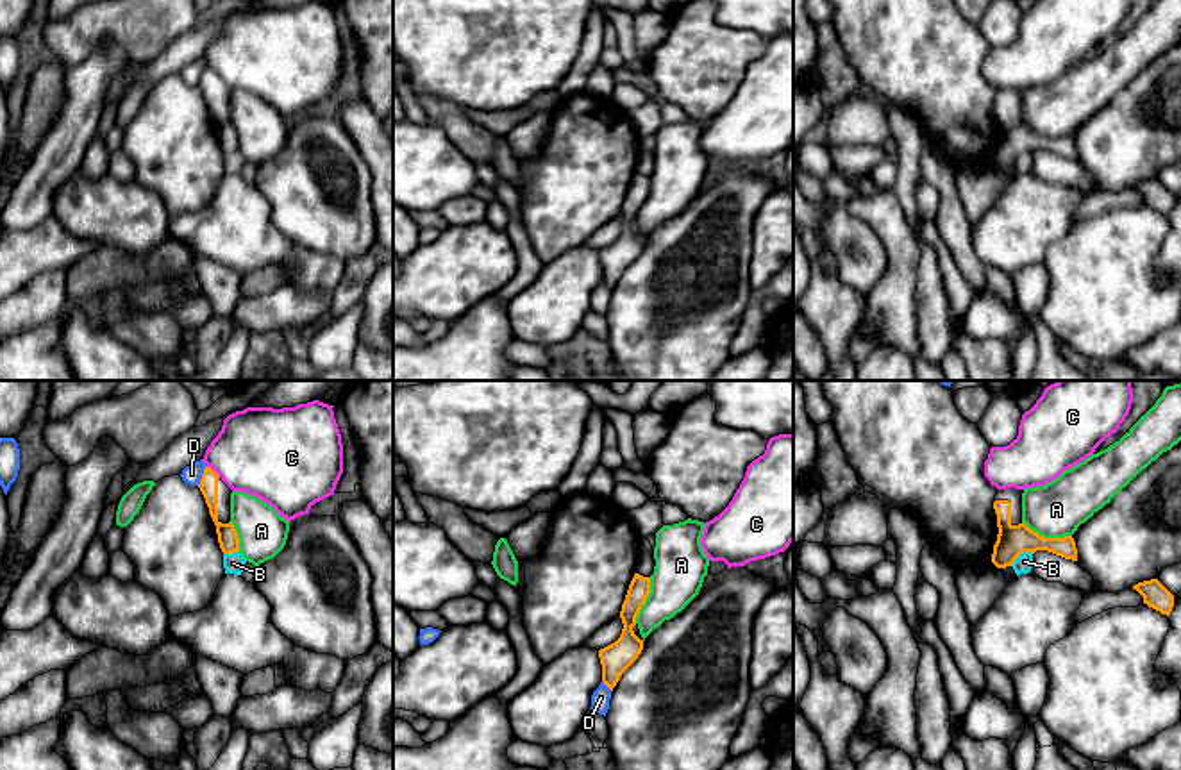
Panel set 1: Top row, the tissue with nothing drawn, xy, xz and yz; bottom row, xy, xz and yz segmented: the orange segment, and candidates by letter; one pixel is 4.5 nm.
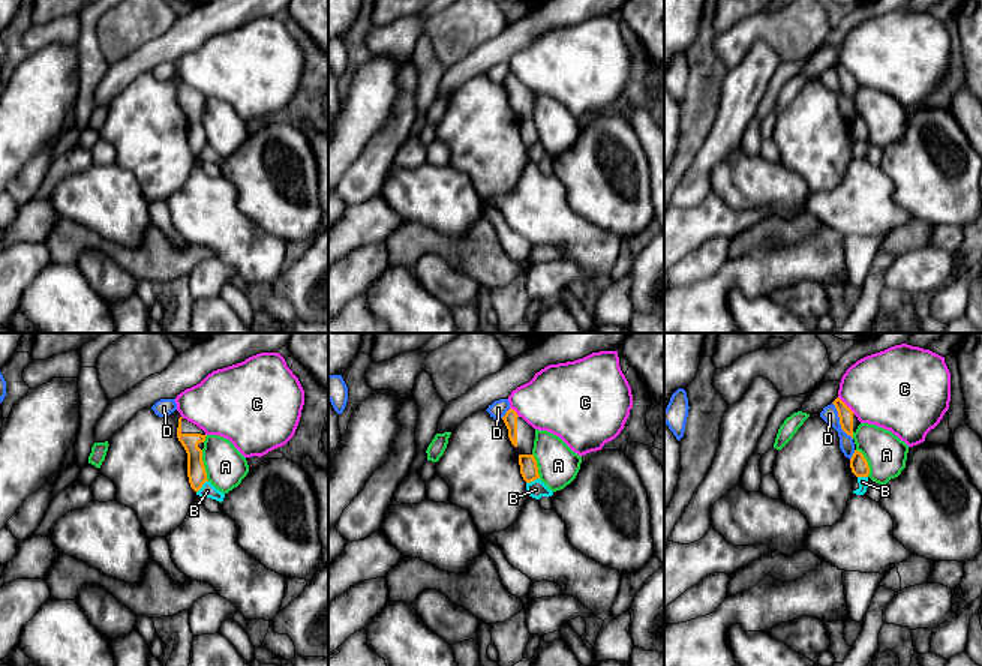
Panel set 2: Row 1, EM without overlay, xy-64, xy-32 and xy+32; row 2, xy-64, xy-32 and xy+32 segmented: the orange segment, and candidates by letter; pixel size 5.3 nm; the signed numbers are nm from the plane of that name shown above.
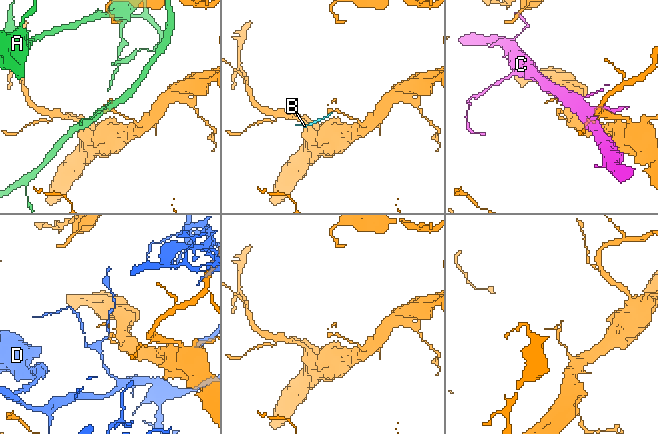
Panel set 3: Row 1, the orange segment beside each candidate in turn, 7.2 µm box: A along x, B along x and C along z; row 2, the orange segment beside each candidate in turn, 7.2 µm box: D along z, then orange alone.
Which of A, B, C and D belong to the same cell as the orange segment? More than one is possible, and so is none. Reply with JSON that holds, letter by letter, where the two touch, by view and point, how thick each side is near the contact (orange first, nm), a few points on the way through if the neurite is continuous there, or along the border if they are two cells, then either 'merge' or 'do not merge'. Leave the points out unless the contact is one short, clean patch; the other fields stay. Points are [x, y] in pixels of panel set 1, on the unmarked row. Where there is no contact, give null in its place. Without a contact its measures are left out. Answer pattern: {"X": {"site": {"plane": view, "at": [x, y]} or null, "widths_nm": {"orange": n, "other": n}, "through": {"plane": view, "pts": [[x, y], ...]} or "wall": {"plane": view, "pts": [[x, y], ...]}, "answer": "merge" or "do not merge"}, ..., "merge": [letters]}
{"A": {"site": {"plane": "yz", "at": [1047, 138]}, "widths_nm": {"orange": 140, "other": 240}, "answer": "do not merge"}, "B": {"site": {"plane": "yz", "at": [1021, 152]}, "widths_nm": {"orange": 140, "other": 80}, "wall": {"plane": "yz", "pts": [[1031, 152], [1022, 152], [1010, 165]]}, "answer": "do not merge"}, "C": {"site": {"plane": "xy", "at": [215, 72]}, "widths_nm": {"orange": 80, "other": 400}, "answer": "do not merge"}, "D": {"site": {"plane": "xy", "at": [202, 75]}, "widths_nm": {"orange": 80, "other": 90}, "answer": "do not merge"}, "merge": []}

